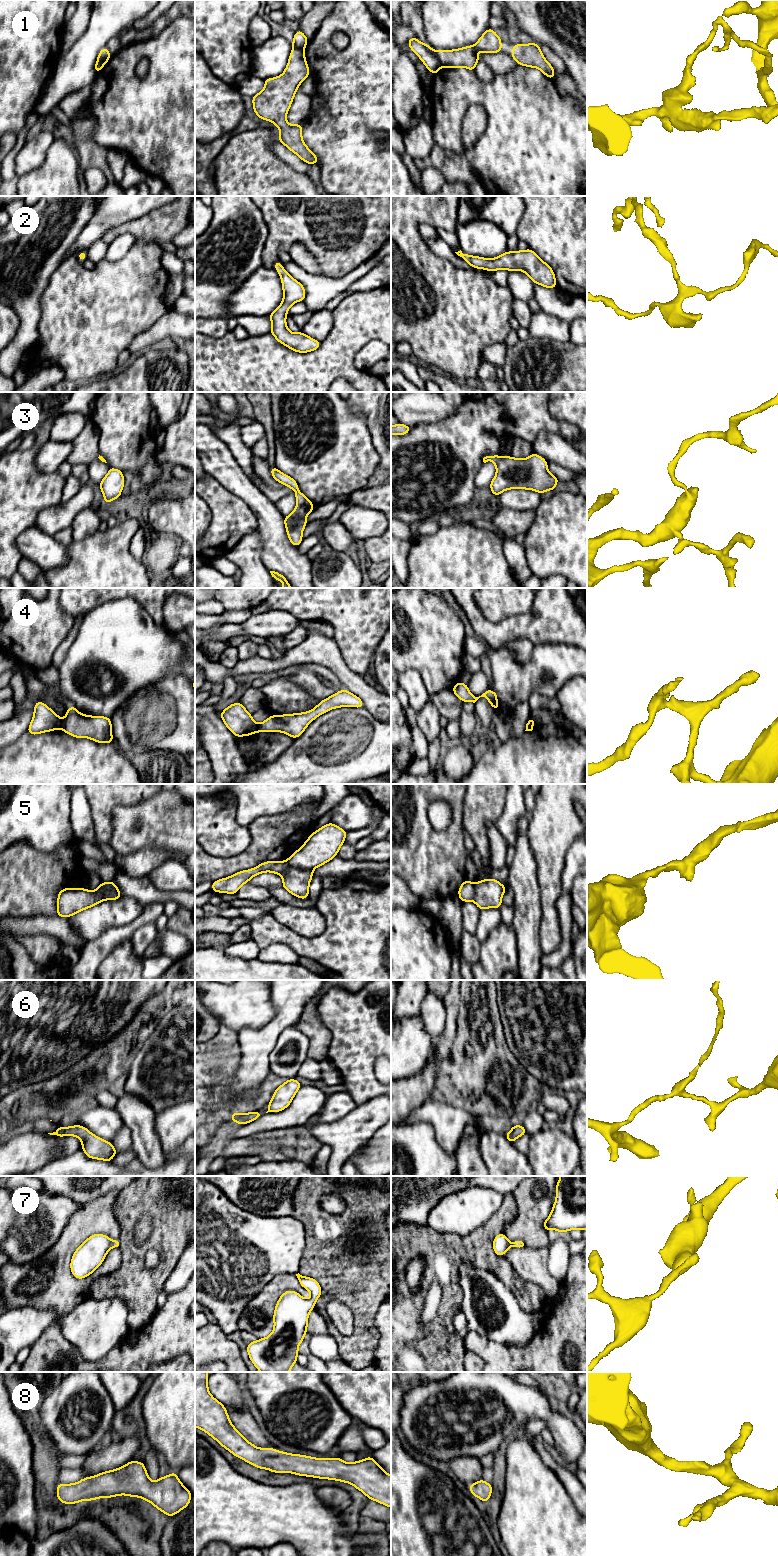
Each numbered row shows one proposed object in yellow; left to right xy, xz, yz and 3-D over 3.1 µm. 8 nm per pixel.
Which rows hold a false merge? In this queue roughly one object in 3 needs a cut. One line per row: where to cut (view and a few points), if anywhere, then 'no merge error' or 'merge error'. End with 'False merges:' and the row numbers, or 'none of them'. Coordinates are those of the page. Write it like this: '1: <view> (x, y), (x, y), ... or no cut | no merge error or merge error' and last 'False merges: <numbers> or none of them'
1: yz (434, 51), (441, 65) | merge error
2: no cut | no merge error
3: no cut | no merge error
4: xy (62, 720), (60, 727) | merge error
5: xz (286, 860), (291, 866), (311, 871) | merge error
6: no cut | no merge error
7: no cut | no merge error
8: no cut | no merge error
False merges: 1, 4, 5

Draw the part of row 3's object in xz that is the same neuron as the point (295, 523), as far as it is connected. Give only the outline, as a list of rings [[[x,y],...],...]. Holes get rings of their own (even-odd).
[[[276,466],[270,467],[270,470],[272,477],[277,482],[290,487],[296,492],[296,508],[290,515],[284,516],[284,525],[291,544],[299,546],[303,540],[302,532],[308,523],[306,517],[315,509],[314,504],[299,491],[298,484],[293,478],[280,472]]]

